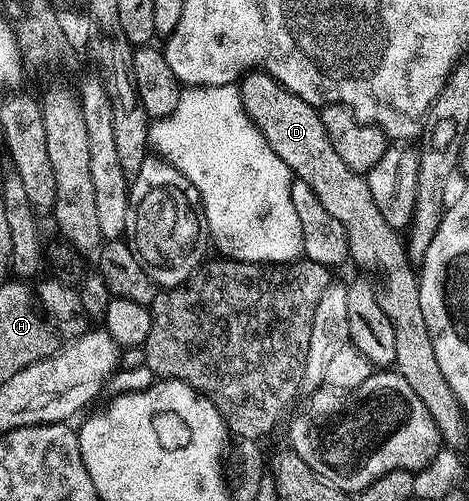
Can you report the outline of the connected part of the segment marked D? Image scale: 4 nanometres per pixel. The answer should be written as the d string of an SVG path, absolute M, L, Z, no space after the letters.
M246 73L240 79L239 89L243 108L267 144L271 144L275 156L279 156L294 179L307 184L307 188L319 196L319 204L323 204L323 208L343 224L349 241L349 258L381 277L381 307L395 328L396 373L401 374L407 384L417 382L417 390L451 390L451 384L447 384L447 376L443 376L439 360L435 358L435 348L420 307L418 273L409 260L411 256L402 235L387 224L375 200L371 200L368 177L347 168L339 152L335 152L327 128L323 128L318 107L295 96L272 74Z

